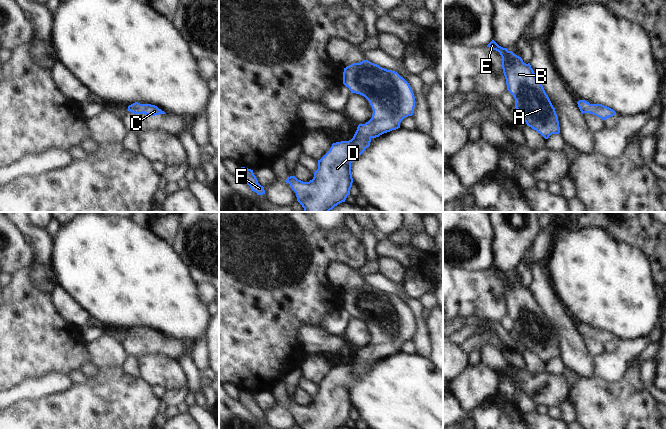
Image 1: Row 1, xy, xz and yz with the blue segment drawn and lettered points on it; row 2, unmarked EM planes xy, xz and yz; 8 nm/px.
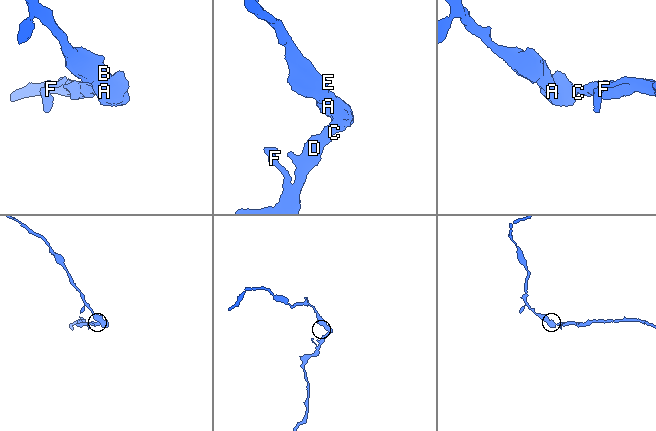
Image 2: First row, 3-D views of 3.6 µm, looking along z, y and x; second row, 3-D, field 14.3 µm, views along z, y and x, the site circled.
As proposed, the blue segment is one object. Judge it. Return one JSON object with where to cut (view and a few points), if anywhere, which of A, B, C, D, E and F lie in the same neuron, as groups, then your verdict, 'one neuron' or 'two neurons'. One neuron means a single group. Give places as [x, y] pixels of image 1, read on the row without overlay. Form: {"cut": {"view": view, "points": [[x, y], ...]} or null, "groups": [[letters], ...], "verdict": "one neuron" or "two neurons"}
{"cut": null, "groups": [["A", "B", "C", "D", "E", "F"]], "verdict": "one neuron"}

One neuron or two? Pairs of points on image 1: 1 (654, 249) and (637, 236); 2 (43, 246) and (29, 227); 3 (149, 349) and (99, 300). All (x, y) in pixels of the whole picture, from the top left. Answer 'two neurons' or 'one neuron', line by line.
1: one neuron
2: one neuron
3: two neurons

